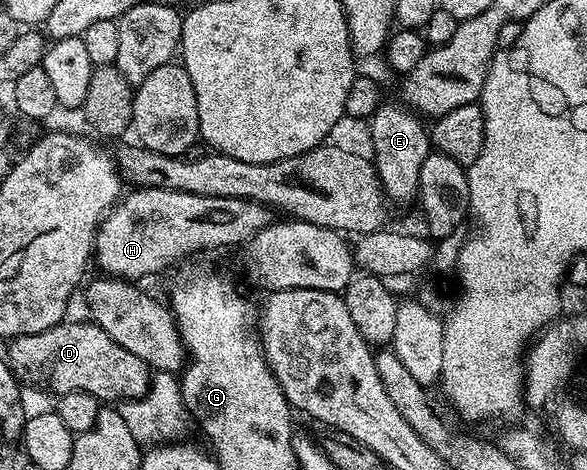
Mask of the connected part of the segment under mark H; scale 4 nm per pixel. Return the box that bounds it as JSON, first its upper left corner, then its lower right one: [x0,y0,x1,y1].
[93,188,273,282]

